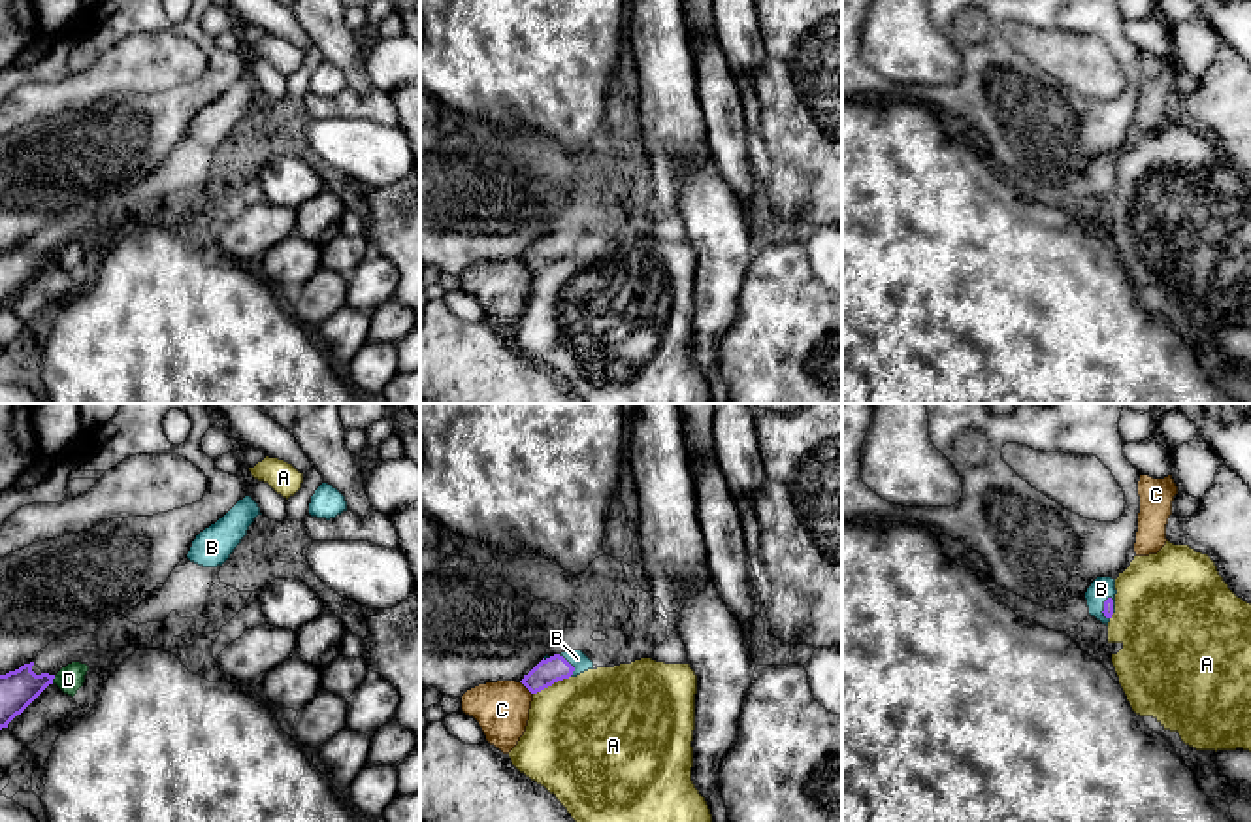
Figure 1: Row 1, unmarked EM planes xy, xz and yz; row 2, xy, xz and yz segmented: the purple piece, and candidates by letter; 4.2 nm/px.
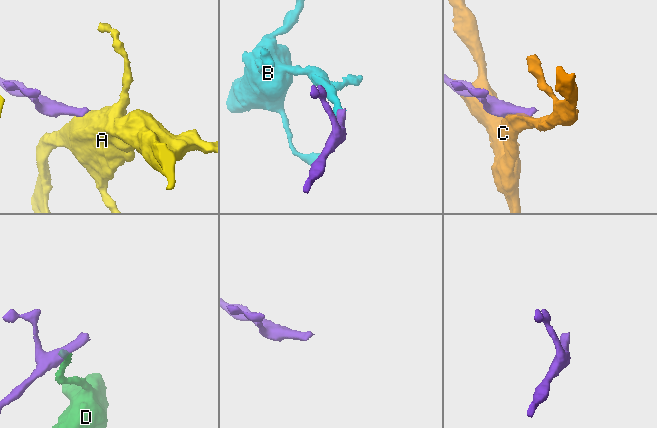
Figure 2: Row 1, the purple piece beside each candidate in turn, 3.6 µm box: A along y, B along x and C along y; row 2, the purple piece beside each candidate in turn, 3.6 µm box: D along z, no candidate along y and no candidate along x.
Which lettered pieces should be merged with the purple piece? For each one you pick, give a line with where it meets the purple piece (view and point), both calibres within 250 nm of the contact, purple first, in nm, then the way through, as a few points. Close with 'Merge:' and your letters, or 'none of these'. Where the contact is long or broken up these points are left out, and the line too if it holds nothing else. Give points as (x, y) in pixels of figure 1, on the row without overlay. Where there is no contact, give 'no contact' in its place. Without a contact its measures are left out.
B: meets purple in xz at (569, 242); 110 nm thick on the purple side, 80 nm on the other; runs through xz (556, 246), (569, 242), (577, 236)
Merge: B

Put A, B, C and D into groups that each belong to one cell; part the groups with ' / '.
A / B / C / D

